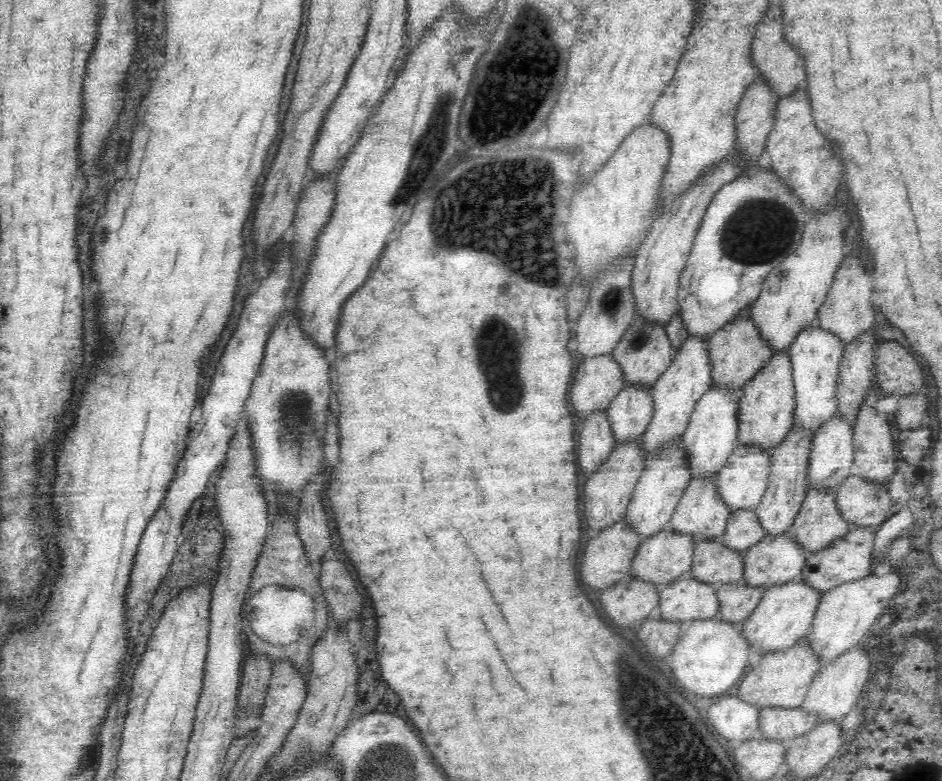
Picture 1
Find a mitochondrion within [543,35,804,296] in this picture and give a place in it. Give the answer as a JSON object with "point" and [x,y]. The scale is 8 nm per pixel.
{"point":[760,231]}

